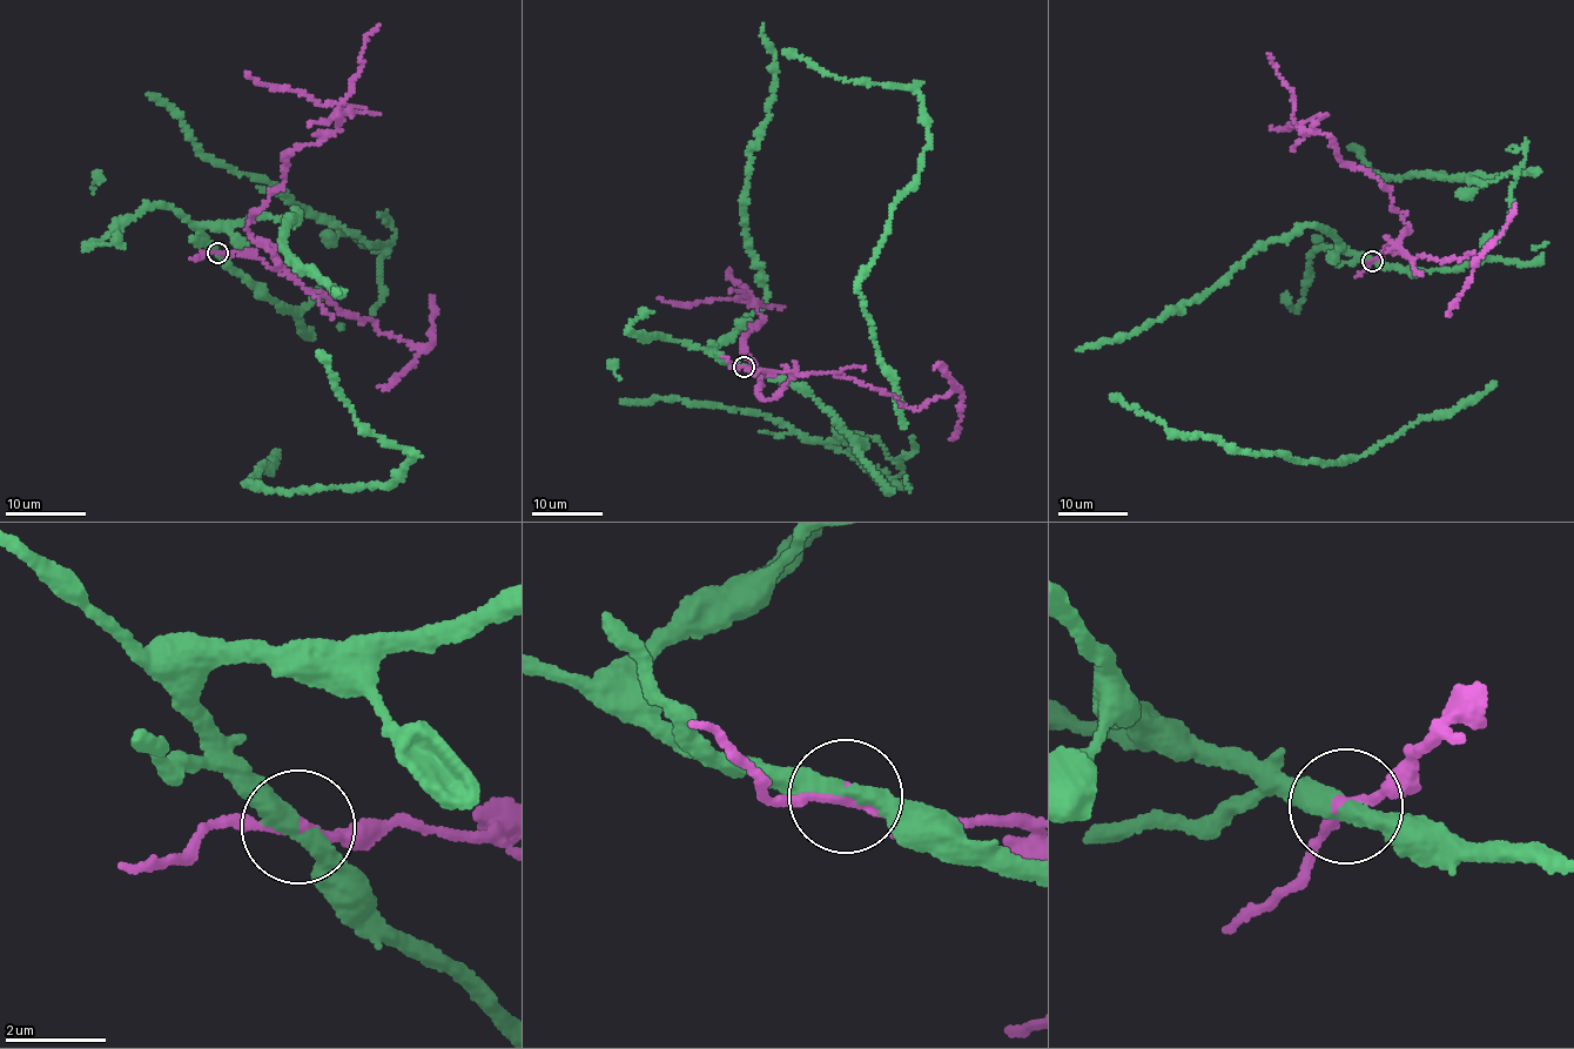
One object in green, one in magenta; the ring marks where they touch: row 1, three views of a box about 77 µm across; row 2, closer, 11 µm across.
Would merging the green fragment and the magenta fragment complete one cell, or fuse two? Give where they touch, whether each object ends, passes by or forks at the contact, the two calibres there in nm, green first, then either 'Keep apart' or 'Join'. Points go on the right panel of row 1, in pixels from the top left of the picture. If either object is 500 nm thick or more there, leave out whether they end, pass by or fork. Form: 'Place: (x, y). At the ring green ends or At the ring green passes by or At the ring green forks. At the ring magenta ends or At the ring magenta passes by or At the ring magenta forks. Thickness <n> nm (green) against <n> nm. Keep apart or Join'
Place: (1372, 261). At the ring green passes by. At the ring magenta passes by. Thickness 380 nm (green) against 200 nm. Keep apart

